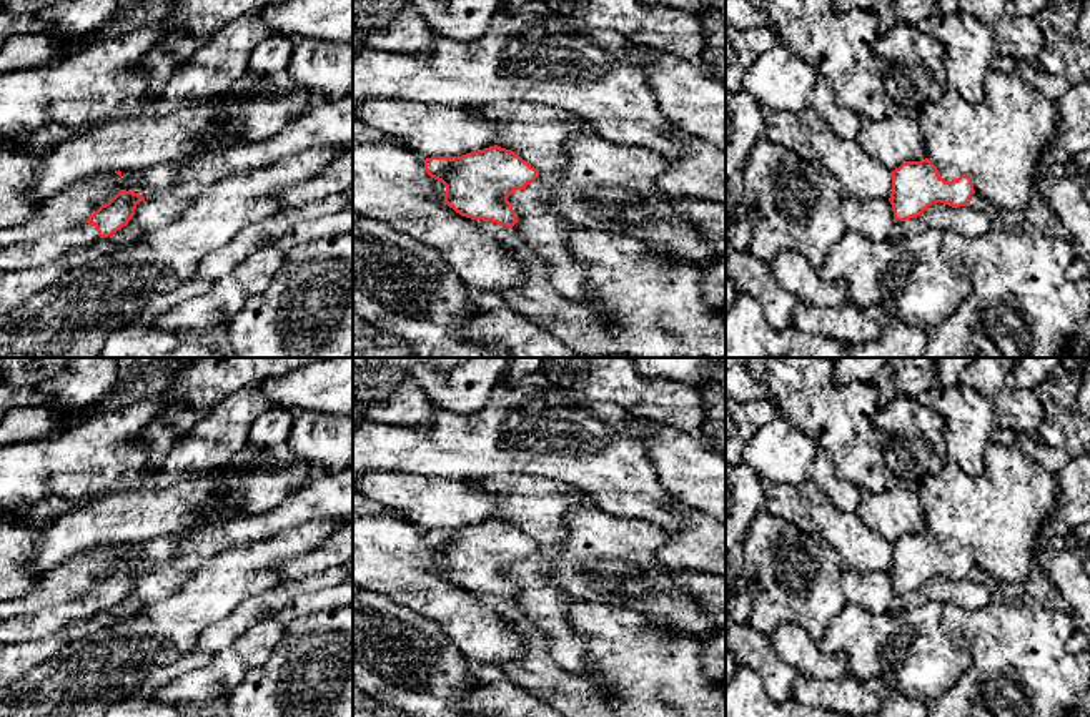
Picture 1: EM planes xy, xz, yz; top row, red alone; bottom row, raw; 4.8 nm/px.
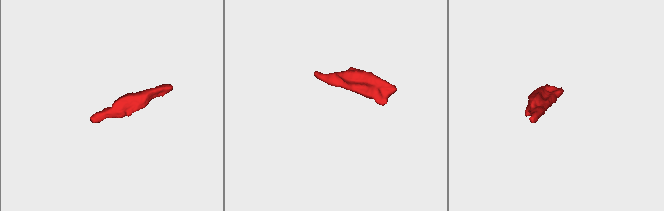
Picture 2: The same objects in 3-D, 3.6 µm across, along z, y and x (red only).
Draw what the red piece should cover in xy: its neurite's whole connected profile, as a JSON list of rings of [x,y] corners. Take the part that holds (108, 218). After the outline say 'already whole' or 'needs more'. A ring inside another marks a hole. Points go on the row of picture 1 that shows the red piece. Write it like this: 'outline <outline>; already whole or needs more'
outline [[[120,190],[80,226],[0,248],[0,271],[42,266],[72,250],[80,250],[97,243],[100,238],[111,236],[128,225],[136,205],[143,200],[135,191]]]; needs more

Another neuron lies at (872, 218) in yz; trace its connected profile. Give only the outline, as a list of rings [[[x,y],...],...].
[[[842,198],[847,231],[860,233],[872,241],[884,241],[897,223],[889,200]]]

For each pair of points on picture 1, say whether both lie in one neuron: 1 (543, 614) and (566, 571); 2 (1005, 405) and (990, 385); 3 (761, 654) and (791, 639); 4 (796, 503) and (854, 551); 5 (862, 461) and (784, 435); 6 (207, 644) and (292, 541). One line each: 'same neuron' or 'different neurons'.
1: different neurons
2: same neuron
3: different neurons
4: same neuron
5: different neurons
6: different neurons

